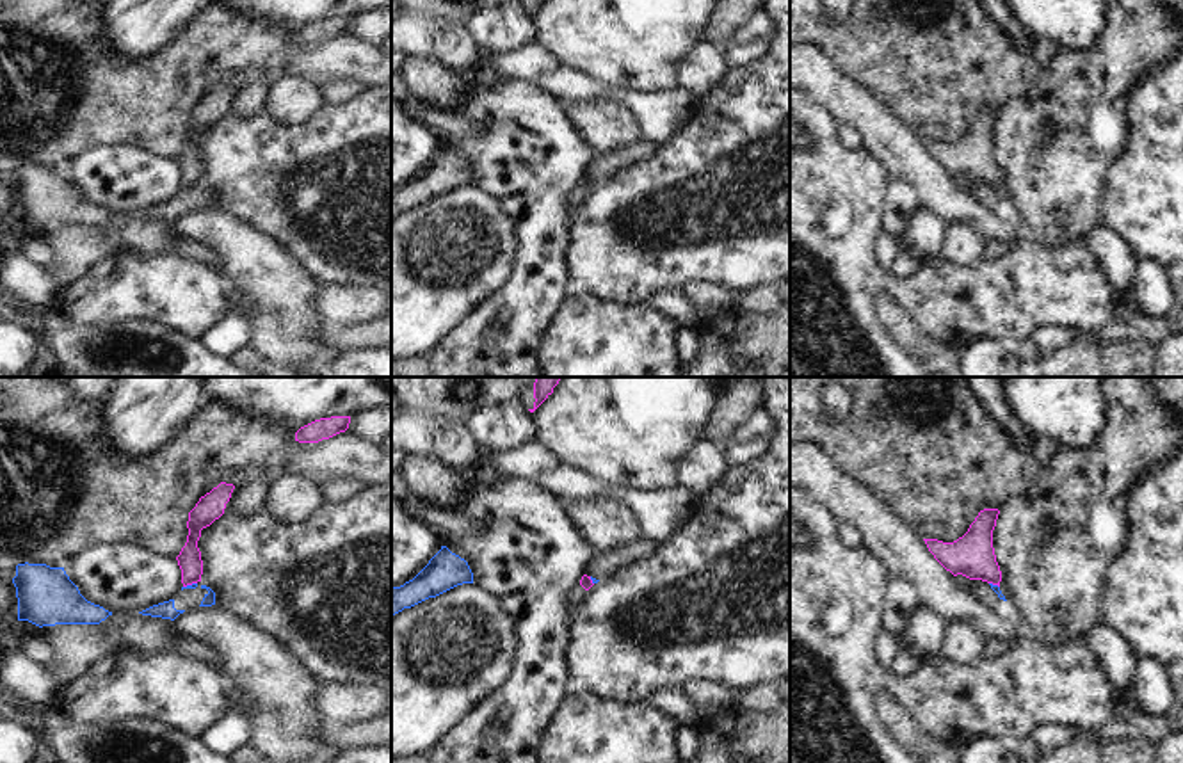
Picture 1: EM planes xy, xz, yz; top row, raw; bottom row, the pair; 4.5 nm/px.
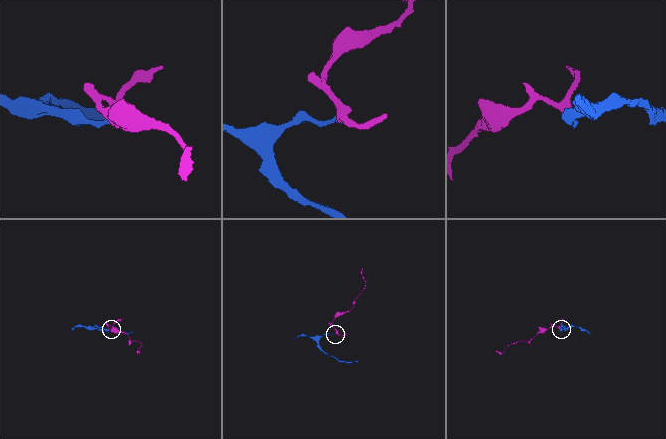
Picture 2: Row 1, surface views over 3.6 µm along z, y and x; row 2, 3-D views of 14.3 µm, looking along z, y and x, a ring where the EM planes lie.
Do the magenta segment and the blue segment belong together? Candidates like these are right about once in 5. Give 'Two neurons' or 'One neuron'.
Two neurons.

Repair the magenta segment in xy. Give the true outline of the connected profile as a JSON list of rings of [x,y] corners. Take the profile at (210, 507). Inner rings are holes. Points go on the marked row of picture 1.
[[[221,482],[210,493],[201,496],[196,507],[189,512],[187,542],[176,557],[178,566],[181,569],[183,587],[201,582],[203,560],[201,551],[197,548],[201,530],[210,526],[224,514],[226,503],[229,502],[233,489],[233,484]]]

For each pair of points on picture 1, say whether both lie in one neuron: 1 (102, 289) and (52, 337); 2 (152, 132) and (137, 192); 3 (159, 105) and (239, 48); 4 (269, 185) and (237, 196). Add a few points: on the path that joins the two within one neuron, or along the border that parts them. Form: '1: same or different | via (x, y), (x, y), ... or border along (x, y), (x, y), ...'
1: different | border along (50, 308), (68, 322), (107, 326)
2: different | border along (105, 144), (130, 144), (175, 160)
3: same | via (169, 82), (177, 72), (185, 70), (216, 48)
4: same | via (262, 185), (248, 185), (244, 189)

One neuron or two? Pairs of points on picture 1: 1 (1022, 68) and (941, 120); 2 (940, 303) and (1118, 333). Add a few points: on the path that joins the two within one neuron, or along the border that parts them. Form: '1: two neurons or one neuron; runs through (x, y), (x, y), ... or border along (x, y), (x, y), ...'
1: one neuron; runs through (1002, 72), (989, 72), (961, 100)
2: two neurons; border along (1114, 321), (1098, 333)

